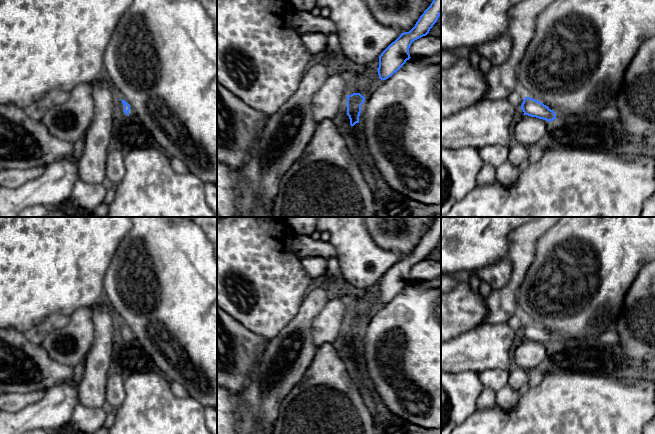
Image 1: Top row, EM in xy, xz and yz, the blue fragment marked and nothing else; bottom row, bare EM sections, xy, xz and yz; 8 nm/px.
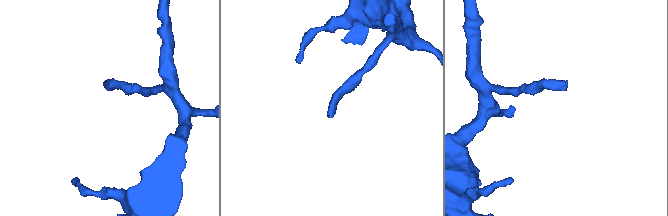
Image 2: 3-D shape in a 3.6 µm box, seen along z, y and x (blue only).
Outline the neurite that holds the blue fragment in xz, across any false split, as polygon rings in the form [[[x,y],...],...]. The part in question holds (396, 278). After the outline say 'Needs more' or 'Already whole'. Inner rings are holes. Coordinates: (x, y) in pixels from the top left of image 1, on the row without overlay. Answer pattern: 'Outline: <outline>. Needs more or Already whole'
Outline: [[[436,217],[430,230],[420,240],[415,250],[392,266],[379,280],[378,299],[386,304],[397,296],[409,284],[411,268],[426,260],[441,239],[441,217]]]. Already whole

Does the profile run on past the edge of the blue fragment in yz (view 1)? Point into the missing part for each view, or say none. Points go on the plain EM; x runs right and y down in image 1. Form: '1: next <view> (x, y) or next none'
1: next none

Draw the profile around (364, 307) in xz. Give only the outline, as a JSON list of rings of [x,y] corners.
[[[367,292],[361,297],[353,298],[348,304],[347,320],[353,317],[360,317],[366,322],[382,305],[379,302],[377,293]]]

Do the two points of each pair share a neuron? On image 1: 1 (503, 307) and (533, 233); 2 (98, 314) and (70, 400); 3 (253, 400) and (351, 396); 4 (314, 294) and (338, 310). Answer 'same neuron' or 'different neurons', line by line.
1: same neuron
2: different neurons
3: different neurons
4: different neurons

